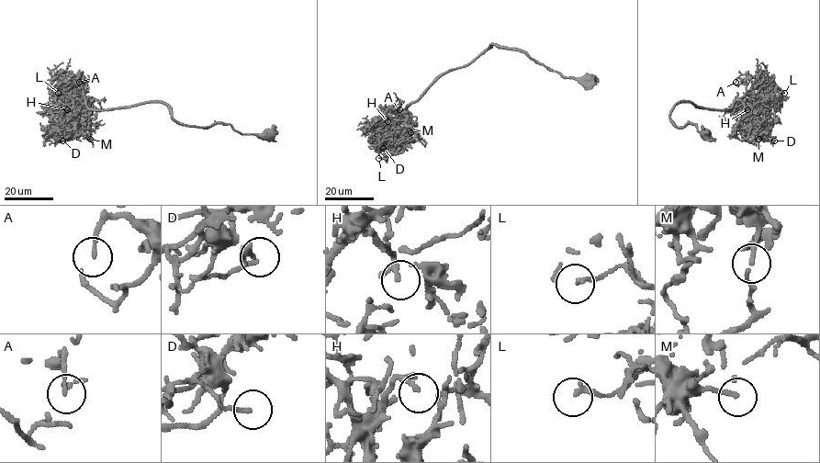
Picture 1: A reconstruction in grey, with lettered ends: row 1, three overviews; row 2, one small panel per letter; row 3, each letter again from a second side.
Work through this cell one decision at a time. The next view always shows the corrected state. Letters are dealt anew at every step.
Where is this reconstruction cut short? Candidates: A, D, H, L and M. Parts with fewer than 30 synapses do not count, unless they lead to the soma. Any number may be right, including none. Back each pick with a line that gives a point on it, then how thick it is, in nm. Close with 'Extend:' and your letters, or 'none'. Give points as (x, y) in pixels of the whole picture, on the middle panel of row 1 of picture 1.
Extend: none

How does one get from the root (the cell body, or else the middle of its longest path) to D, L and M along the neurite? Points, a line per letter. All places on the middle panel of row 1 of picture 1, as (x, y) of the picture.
D: (589, 78), (564, 78), (492, 44), (411, 102), (410, 118), (404, 114), (410, 124), (383, 148)
L: (589, 78), (564, 78), (492, 44), (407, 106), (410, 126), (398, 136), (400, 148), (378, 158)
M: (589, 78), (564, 78), (523, 52), (492, 44), (446, 71), (407, 106), (410, 132)

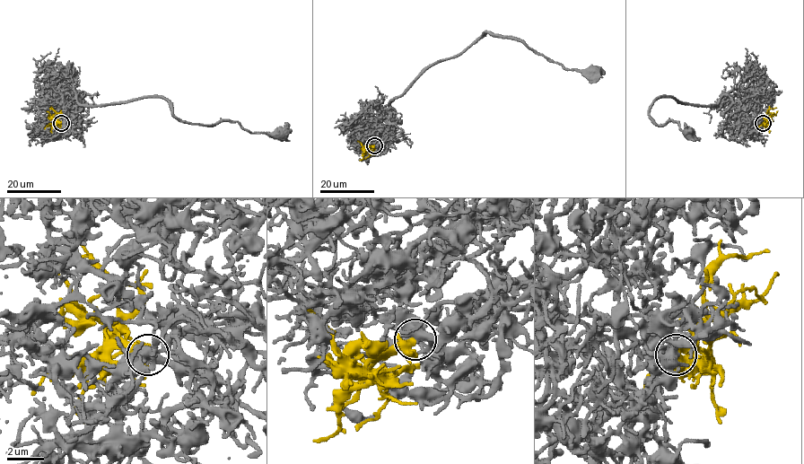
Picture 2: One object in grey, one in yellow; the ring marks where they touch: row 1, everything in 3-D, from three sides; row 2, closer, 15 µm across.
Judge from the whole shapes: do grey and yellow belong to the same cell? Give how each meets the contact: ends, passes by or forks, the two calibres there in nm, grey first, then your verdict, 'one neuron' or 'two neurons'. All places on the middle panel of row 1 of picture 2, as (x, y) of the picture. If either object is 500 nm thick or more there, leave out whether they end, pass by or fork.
grey forks; yellow forks; calibres 440 and 320 nm; one neuron

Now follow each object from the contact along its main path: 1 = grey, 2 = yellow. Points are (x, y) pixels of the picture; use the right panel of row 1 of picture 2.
1: (763, 123), (750, 118), (728, 96), (711, 105), (658, 97), (649, 117), (657, 125), (676, 121), (687, 135)
2: (763, 123), (767, 118), (767, 111), (776, 108)

